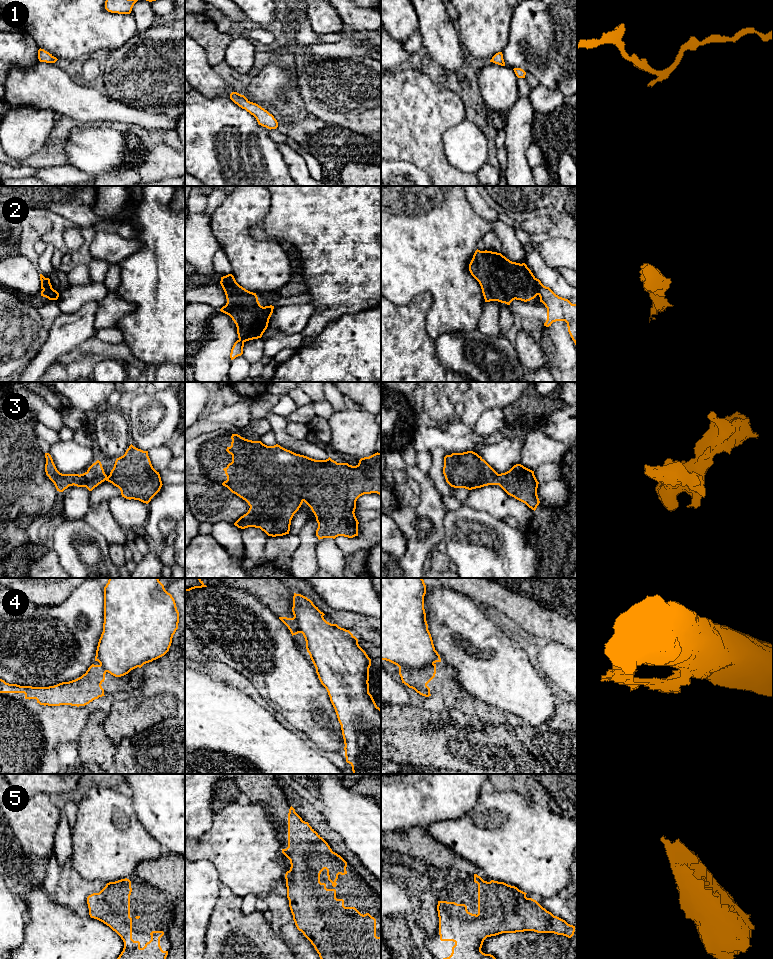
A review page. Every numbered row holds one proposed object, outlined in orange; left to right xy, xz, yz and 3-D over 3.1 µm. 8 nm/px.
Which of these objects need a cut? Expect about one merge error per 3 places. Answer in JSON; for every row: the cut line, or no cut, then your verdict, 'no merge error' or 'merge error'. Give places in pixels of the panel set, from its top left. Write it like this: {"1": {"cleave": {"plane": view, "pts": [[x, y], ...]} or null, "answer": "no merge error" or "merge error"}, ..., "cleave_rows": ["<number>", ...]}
{"1": {"cleave": null, "answer": "no merge error"}, "2": {"cleave": null, "answer": "no merge error"}, "3": {"cleave": null, "answer": "no merge error"}, "4": {"cleave": {"plane": "yz", "pts": [[433, 663], [421, 668], [399, 668]]}, "answer": "merge error"}, "5": {"cleave": null, "answer": "no merge error"}, "cleave_rows": ["4"]}

